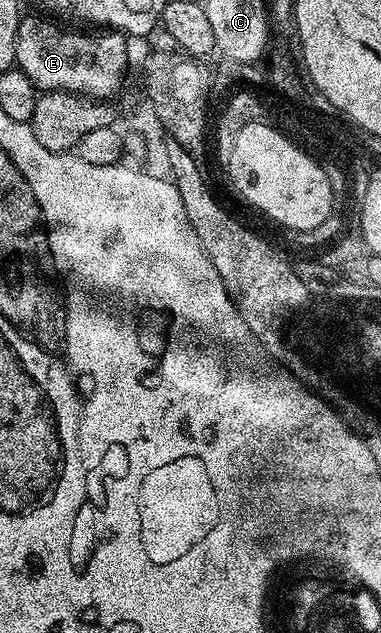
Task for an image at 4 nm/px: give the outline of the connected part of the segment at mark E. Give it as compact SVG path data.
M21 17L18 24L18 40L16 41L16 66L36 85L37 91L65 90L67 94L83 94L85 98L112 100L124 86L124 73L128 70L128 46L125 35L119 32L96 32L91 38L88 34L75 34L55 26L47 17Z

